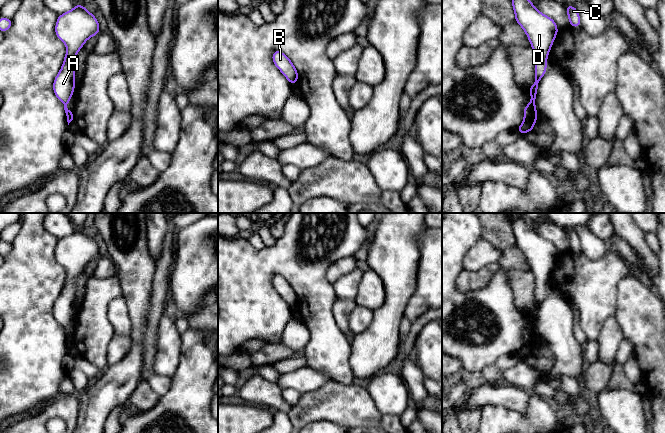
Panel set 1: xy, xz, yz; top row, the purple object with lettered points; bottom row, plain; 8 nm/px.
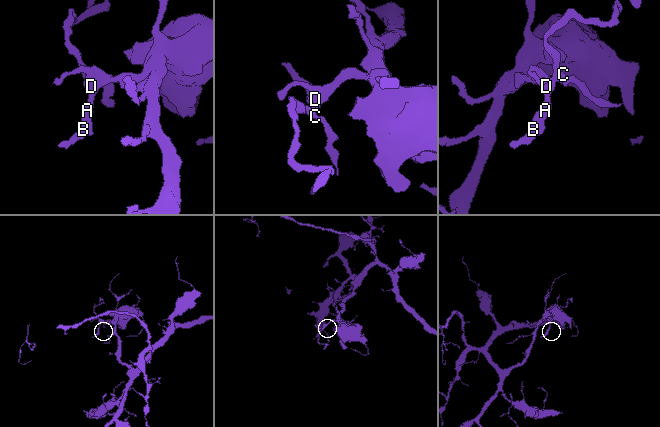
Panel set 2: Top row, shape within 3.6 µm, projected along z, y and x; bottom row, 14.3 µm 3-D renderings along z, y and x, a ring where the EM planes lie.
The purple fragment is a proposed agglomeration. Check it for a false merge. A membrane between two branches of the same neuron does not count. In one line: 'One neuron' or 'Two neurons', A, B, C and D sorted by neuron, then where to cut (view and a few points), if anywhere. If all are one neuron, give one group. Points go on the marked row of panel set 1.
One neuron. Groups: A B C D. No split

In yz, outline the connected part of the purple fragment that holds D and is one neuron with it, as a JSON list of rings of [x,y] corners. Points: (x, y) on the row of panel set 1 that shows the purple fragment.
[[[511,0],[511,2],[515,12],[515,21],[525,31],[535,52],[535,82],[528,88],[531,93],[531,102],[525,106],[524,120],[517,128],[520,134],[524,134],[534,129],[538,118],[535,107],[538,84],[545,75],[547,57],[559,30],[555,21],[538,11],[531,0]]]

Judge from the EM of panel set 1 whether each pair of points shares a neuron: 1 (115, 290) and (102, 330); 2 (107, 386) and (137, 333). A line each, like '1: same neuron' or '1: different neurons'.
1: same neuron
2: same neuron

